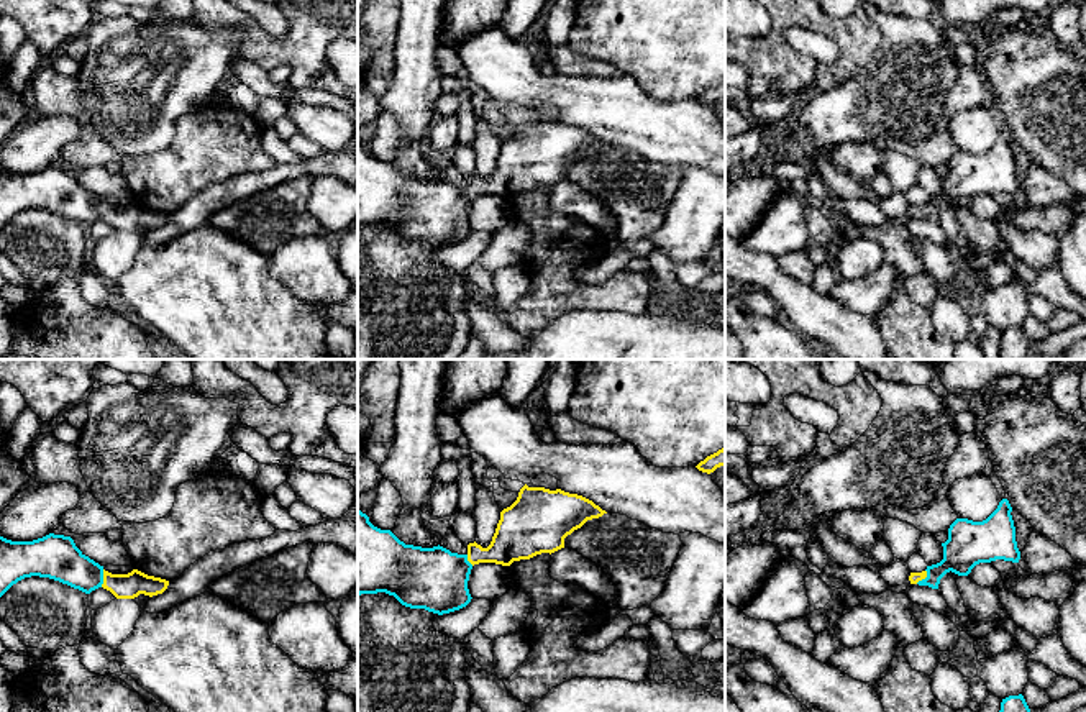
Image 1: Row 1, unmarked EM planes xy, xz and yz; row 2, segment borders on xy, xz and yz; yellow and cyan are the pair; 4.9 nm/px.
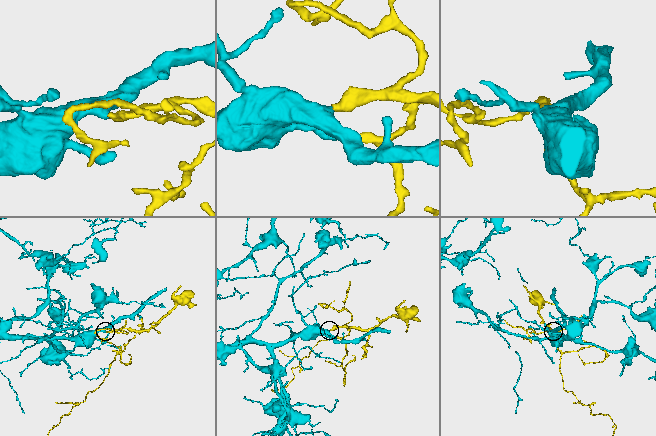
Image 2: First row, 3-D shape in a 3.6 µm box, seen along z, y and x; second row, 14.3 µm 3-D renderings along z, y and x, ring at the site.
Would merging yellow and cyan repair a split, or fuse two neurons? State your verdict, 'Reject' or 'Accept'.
Accept

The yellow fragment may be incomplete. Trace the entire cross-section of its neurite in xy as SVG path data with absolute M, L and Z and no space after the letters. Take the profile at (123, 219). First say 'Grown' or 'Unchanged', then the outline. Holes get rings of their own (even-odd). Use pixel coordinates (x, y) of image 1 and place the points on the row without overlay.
Grown. M49 166L33 174L11 174L0 169L0 230L18 213L31 208L49 210L85 226L103 220L116 231L139 226L162 226L169 213L138 202L112 207L85 189L71 169Z

